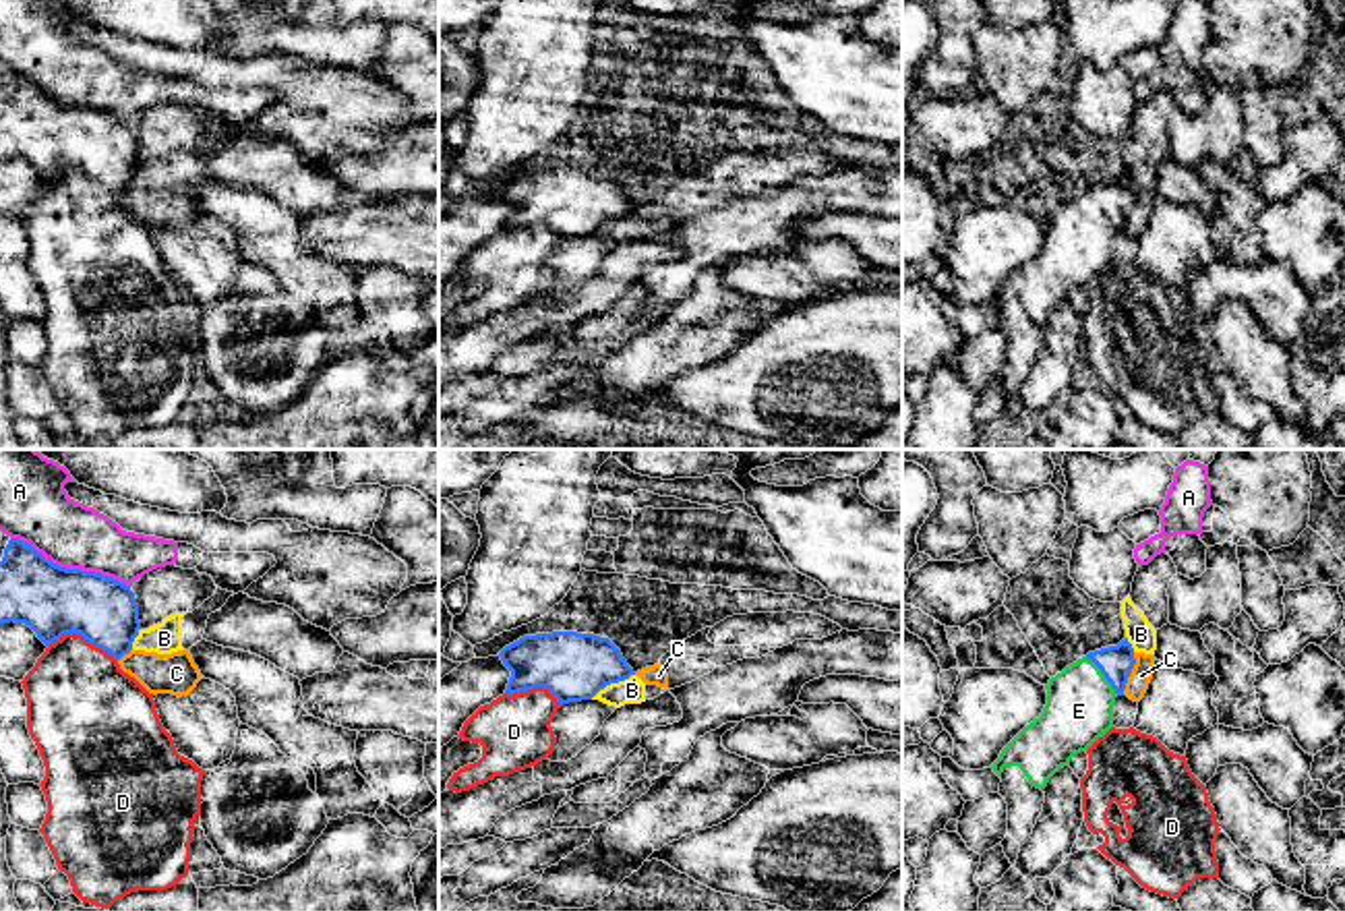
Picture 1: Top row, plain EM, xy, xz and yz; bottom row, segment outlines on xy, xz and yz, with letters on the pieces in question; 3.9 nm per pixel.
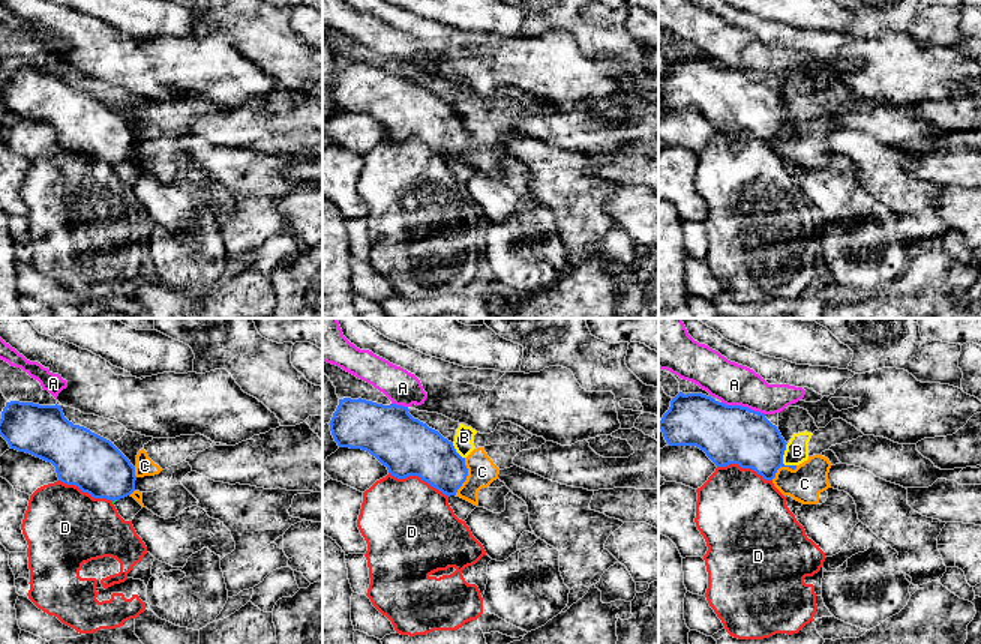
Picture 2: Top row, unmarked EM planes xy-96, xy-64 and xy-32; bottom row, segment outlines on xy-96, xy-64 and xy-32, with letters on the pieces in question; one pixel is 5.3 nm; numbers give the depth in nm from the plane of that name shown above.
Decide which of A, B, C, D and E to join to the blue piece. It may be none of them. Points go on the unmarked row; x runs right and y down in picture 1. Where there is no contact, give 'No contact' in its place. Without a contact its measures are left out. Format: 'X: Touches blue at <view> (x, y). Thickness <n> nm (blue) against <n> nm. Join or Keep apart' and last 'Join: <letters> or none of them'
A: Touches blue at xy (71, 106). Thickness 280 nm (blue) against 260 nm. Keep apart
B: Touches blue at xz (611, 218). Thickness 260 nm (blue) against 100 nm. Keep apart
C: Touches blue at yz (1130, 208). Thickness 140 nm (blue) against 90 nm. Keep apart
D: Touches blue at xy (83, 172). Thickness 280 nm (blue) against 400 nm. Keep apart
E: Touches blue at yz (1103, 210). Thickness 140 nm (blue) against 260 nm. Join
Join: E

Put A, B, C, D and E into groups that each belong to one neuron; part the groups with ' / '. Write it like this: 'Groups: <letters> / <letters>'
Groups: A / B C / D / E

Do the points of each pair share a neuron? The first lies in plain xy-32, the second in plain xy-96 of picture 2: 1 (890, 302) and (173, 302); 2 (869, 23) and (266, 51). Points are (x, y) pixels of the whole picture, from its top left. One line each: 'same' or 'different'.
1: different
2: same

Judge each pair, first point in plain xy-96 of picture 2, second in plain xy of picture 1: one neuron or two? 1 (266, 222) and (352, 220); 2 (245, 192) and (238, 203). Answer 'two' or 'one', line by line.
1: two
2: one

